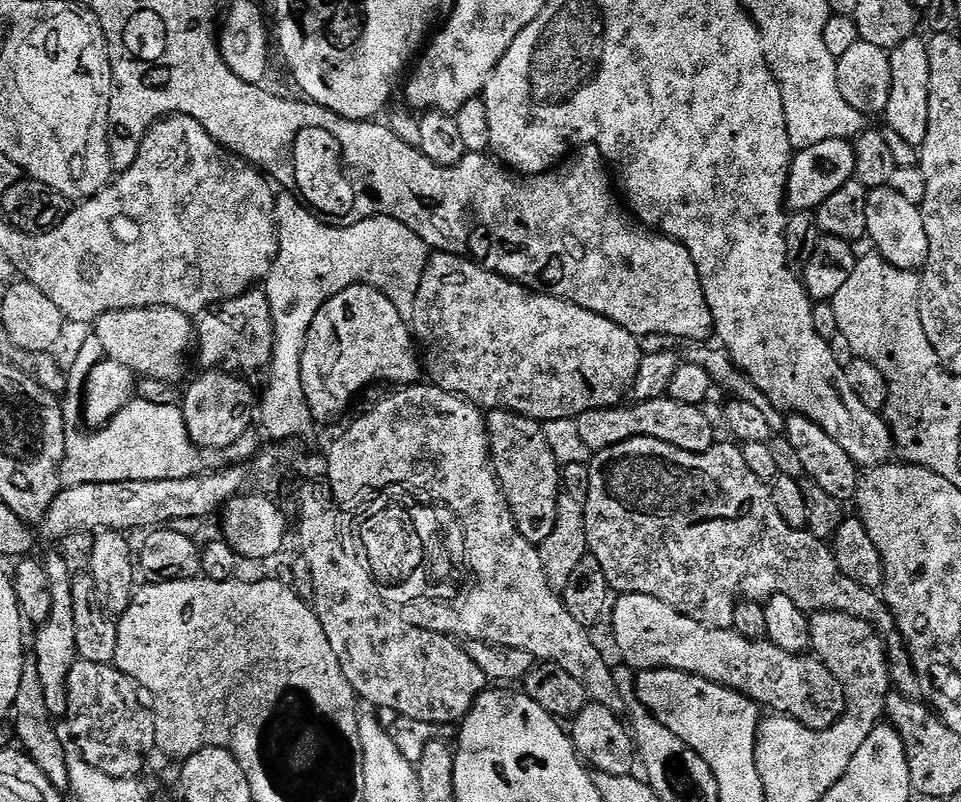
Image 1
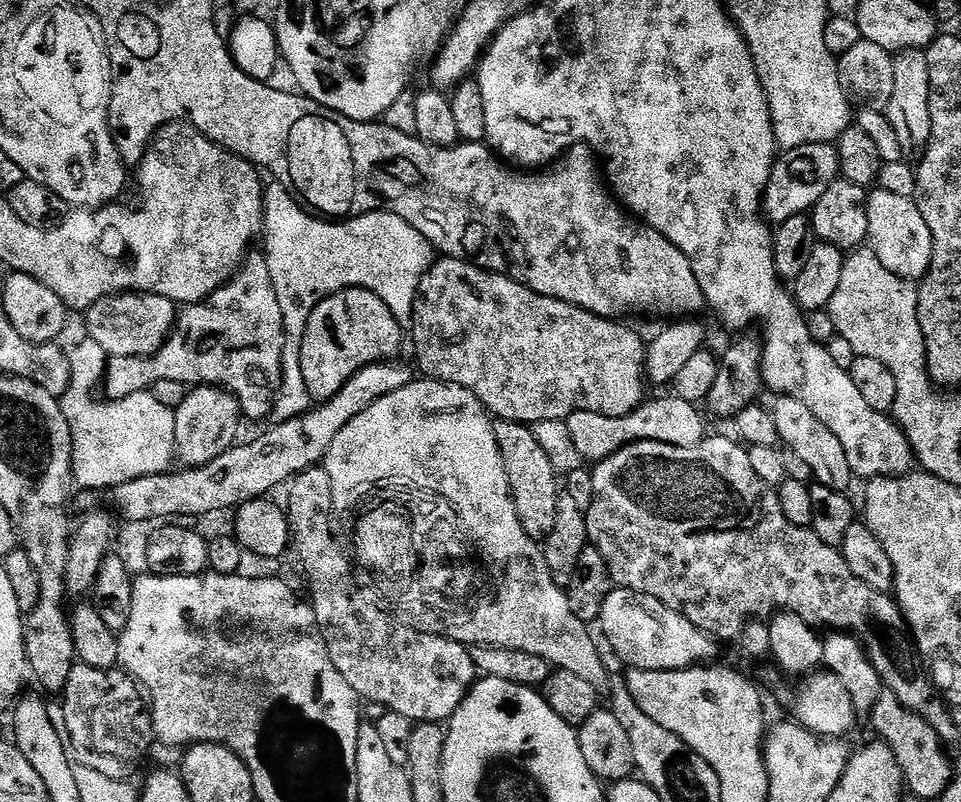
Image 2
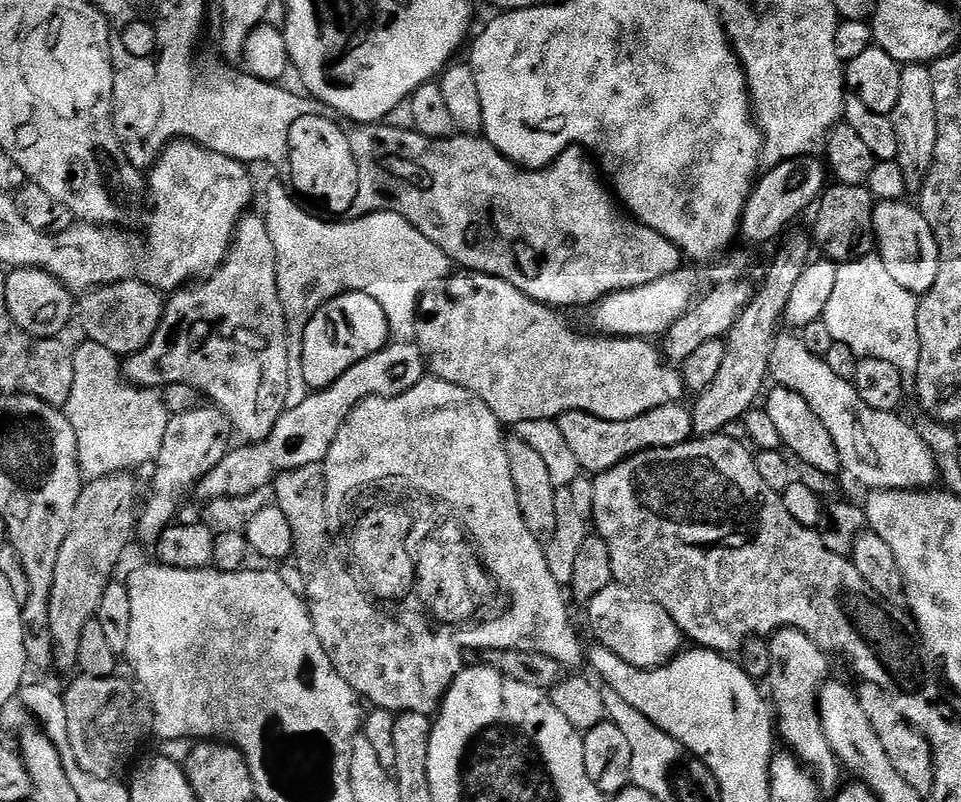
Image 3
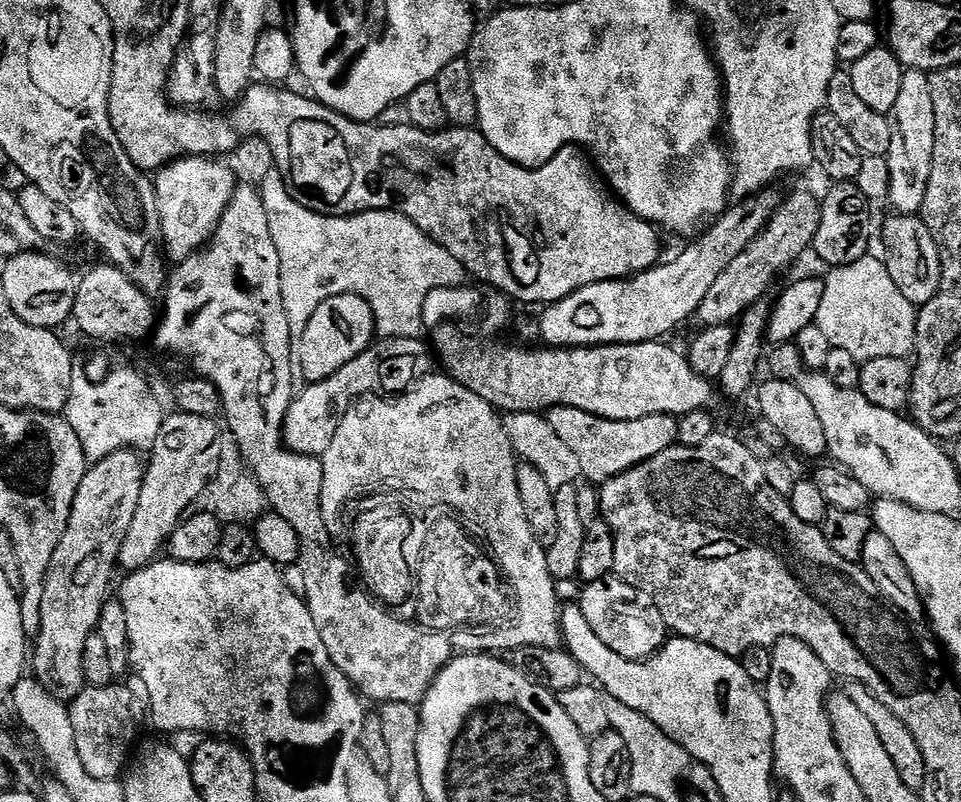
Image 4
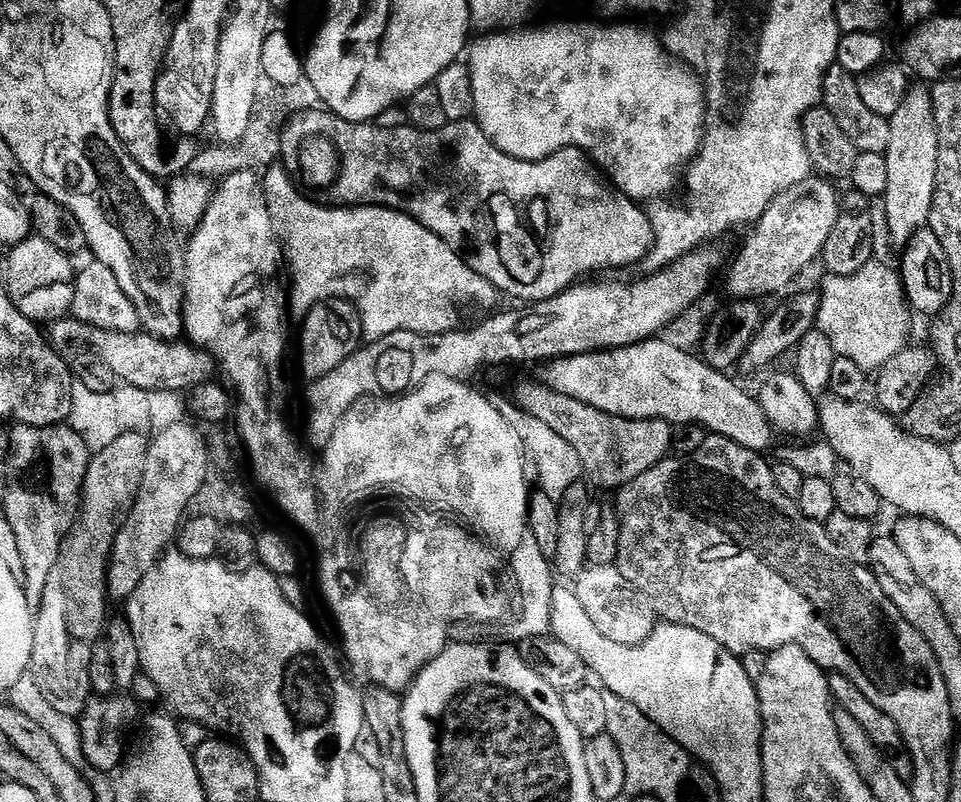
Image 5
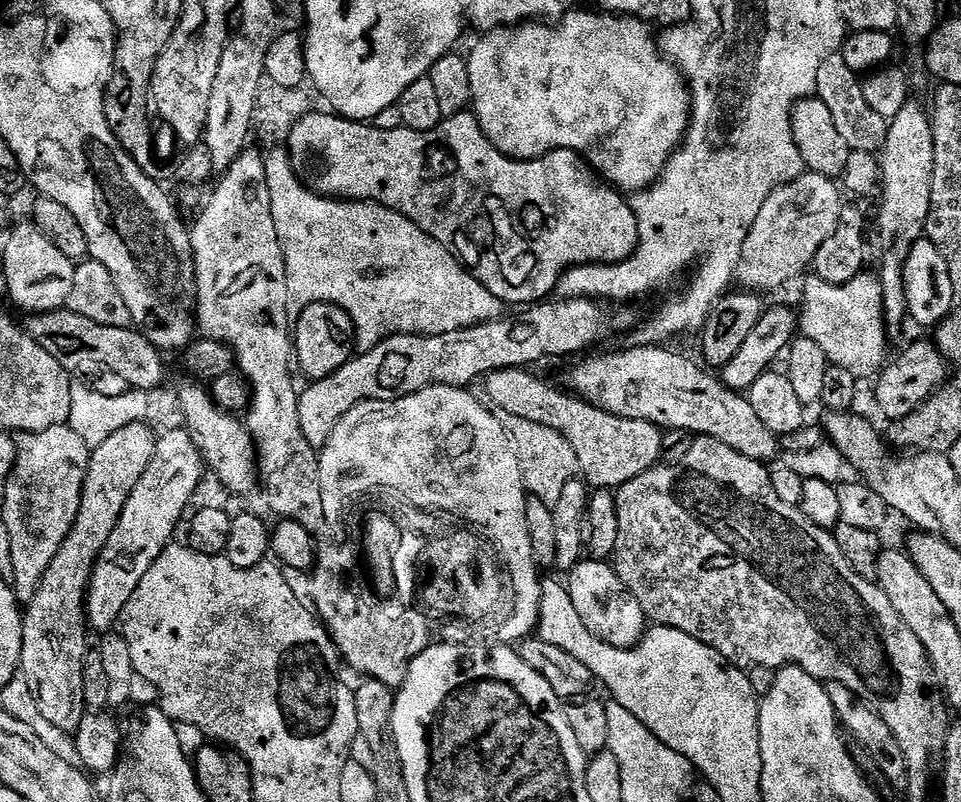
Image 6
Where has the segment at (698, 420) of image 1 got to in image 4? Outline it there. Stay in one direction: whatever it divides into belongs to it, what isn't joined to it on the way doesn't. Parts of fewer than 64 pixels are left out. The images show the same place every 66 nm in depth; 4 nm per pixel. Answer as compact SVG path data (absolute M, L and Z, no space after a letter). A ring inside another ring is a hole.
M558 406L548 409L546 419L550 430L554 430L570 450L574 450L581 477L595 486L662 454L662 450L677 447L679 438L679 419L666 414L650 414L650 418L633 420L607 420L586 414L586 410L574 410L574 406Z

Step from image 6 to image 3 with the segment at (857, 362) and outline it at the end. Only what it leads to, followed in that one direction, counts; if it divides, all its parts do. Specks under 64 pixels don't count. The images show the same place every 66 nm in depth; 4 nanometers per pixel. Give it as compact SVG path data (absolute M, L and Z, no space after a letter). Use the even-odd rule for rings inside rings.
M879 255L863 256L838 267L838 278L822 319L838 343L845 343L859 358L882 358L898 366L905 378L915 377L920 357L919 299L886 271Z

